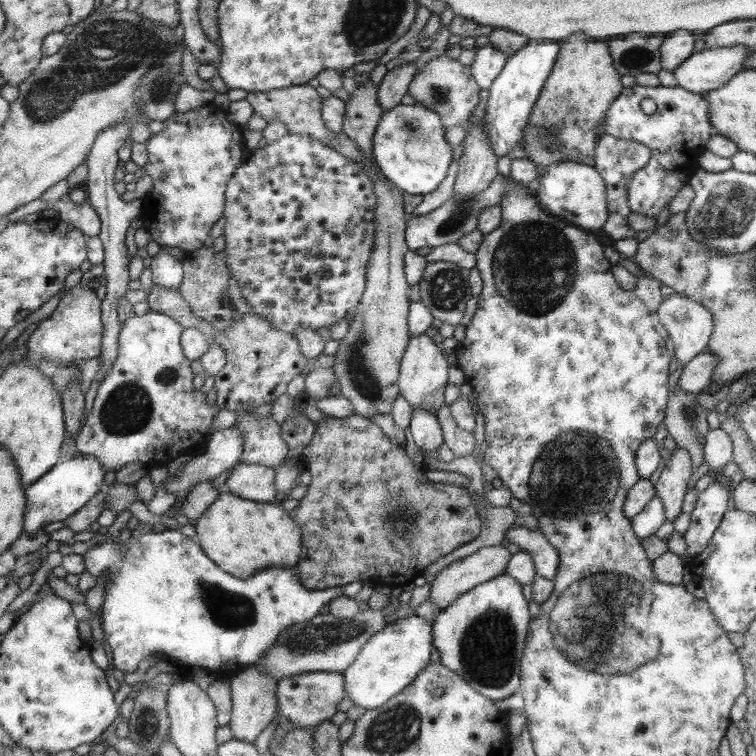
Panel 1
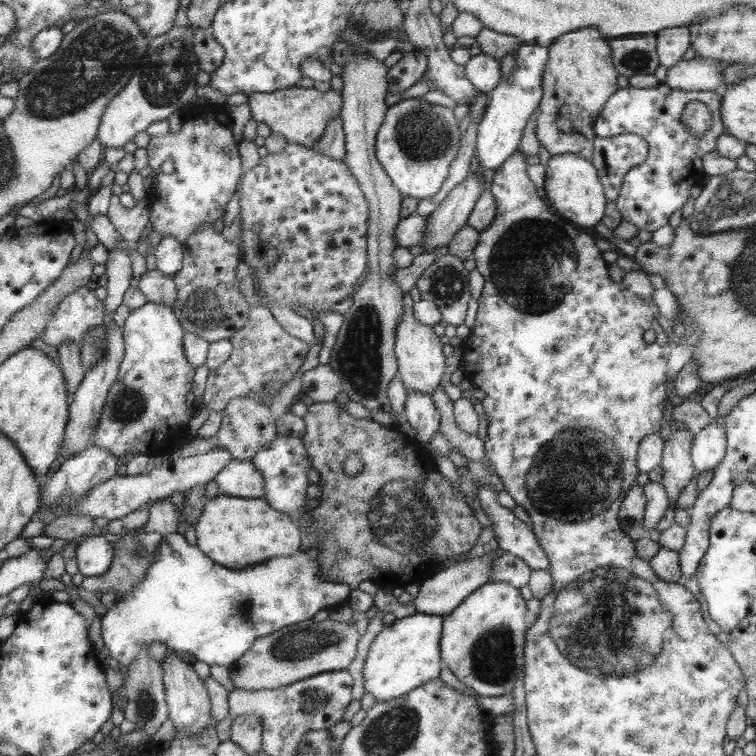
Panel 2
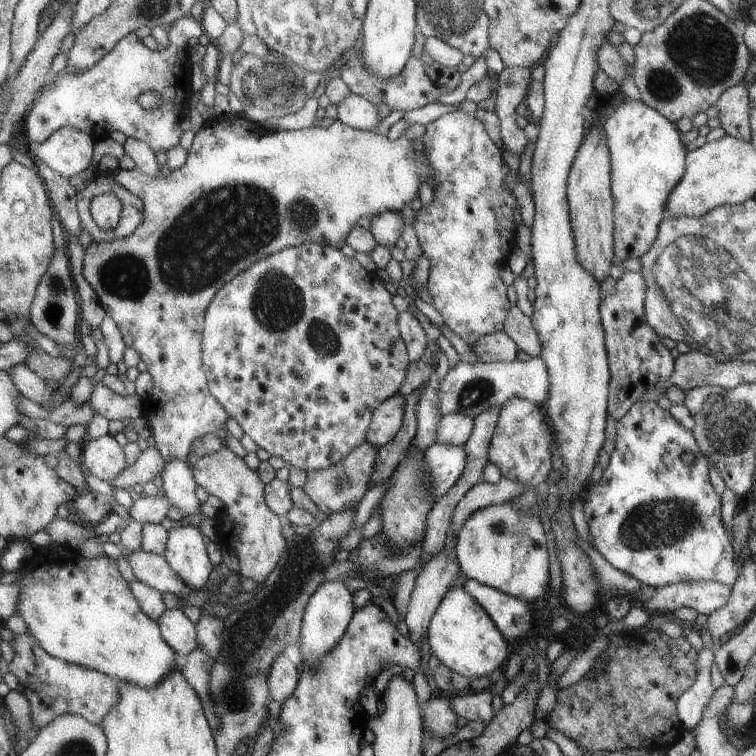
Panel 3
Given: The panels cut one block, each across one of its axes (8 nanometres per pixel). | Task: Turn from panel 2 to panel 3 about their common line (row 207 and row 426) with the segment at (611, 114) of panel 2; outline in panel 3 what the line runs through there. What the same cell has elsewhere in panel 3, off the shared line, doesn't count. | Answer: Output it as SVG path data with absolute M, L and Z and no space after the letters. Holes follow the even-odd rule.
M636 402L633 408L625 414L624 417L619 418L616 423L617 438L614 450L610 455L608 466L603 470L602 477L599 482L593 484L587 494L583 497L583 505L586 519L589 524L590 535L592 536L592 546L600 551L600 554L606 560L614 565L614 568L621 570L624 574L629 574L637 578L641 583L660 588L668 584L678 584L678 582L690 582L690 580L712 580L726 586L732 586L736 582L736 576L740 572L740 565L746 562L749 557L749 551L744 549L738 559L738 564L734 560L734 550L732 550L732 540L728 536L726 526L722 528L722 516L720 516L720 508L722 508L722 500L718 496L718 492L714 490L714 486L710 484L708 478L708 458L702 454L701 447L696 444L694 434L688 432L680 421L676 420L668 410L664 410L658 406L656 402ZM692 453L695 456L693 465L687 465L682 460L683 454Z

